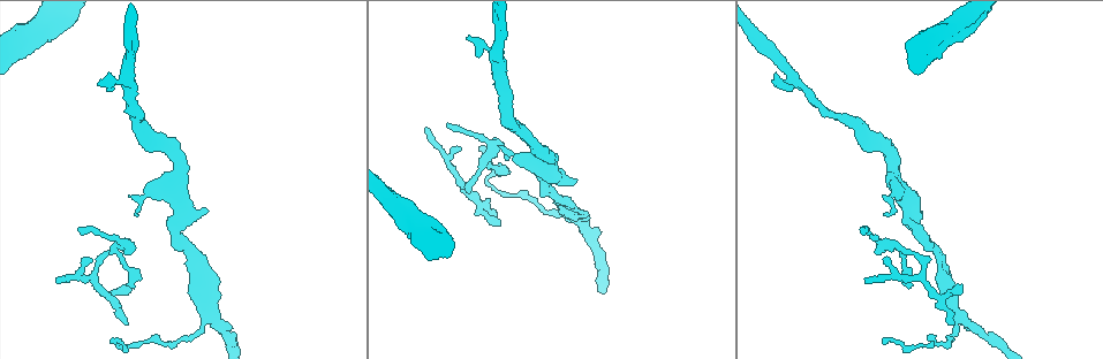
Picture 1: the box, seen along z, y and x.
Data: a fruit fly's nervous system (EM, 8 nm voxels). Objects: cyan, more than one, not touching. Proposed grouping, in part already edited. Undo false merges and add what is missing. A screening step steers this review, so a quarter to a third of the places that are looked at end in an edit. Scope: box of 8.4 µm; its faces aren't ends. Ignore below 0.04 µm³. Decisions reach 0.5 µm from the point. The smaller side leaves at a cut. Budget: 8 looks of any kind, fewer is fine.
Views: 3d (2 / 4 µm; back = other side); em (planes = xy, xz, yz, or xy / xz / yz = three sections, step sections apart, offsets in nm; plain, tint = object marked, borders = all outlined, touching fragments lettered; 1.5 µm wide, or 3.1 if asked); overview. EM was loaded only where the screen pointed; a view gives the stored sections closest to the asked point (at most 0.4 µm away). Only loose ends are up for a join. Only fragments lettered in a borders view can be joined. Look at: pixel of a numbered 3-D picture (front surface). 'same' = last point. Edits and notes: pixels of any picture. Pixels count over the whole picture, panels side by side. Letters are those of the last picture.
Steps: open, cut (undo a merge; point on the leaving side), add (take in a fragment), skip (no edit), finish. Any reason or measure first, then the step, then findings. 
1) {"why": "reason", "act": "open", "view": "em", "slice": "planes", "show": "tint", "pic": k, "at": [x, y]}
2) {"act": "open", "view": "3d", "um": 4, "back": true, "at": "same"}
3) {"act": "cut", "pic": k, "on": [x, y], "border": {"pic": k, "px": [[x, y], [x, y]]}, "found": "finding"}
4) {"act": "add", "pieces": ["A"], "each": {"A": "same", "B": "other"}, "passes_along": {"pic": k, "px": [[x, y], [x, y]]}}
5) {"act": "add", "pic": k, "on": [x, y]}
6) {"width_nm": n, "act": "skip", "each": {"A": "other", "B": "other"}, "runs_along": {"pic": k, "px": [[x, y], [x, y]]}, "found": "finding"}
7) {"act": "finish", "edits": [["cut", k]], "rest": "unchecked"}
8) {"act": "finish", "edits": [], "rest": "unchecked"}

{"why": "tapers out", "act": "open", "view": "em", "slice": "planes", "show": "borders", "pic": 1, "at": [131, 290]}

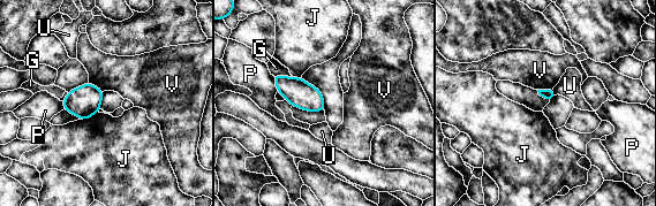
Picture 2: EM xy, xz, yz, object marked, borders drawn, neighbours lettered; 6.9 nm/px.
{"longest_contact_nm": ["G", 150], "act": "skip", "each": {"G": "other", "J": "other", "P": "other", "U": "other", "V": "other"}, "found": "none of them fits"}

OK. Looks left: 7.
{"why": "free end", "act": "open", "view": "3d", "um": 4, "back": true, "pic": 1, "at": [80, 230]}

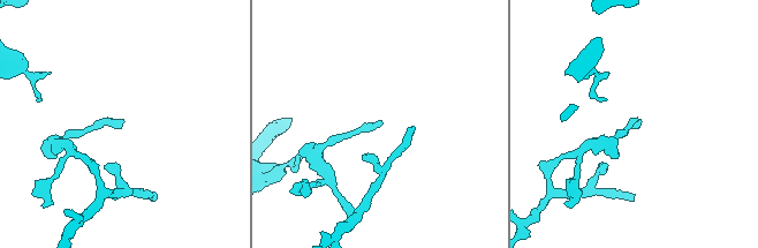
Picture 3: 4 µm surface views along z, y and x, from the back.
{"act": "open", "view": "em", "slice": "planes", "show": "borders", "pic": 3, "at": [379, 123]}

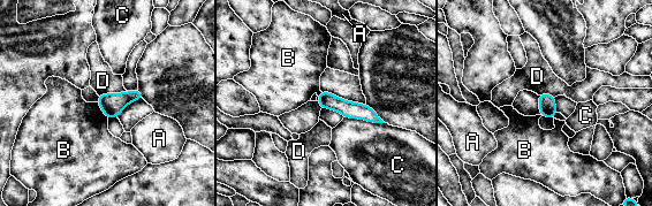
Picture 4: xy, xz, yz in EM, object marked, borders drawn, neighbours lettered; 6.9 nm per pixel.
{"act": "skip", "each": {"A": "other", "B": "other", "C": "other", "D": "other"}, "border": {"pic": 4, "px": [[97, 101], [107, 119]]}, "found": "none of them fits"}

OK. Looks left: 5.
{"why": "an open end", "act": "open", "view": "3d", "um": 2, "pic": 1, "at": [775, 85]}

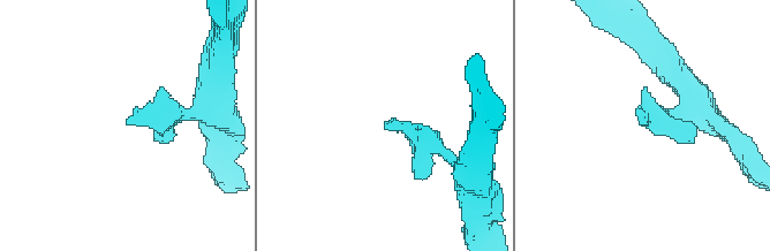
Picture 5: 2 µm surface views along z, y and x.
{"why": "need the tissue", "act": "open", "view": "em", "slice": "planes", "show": "tint", "pic": 5, "at": [390, 120]}

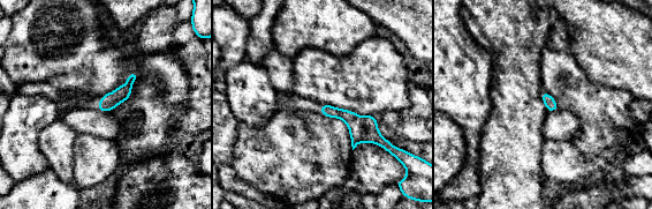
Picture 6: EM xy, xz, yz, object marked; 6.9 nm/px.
{"act": "open", "view": "em", "slice": "planes", "show": "borders", "at": "same"}

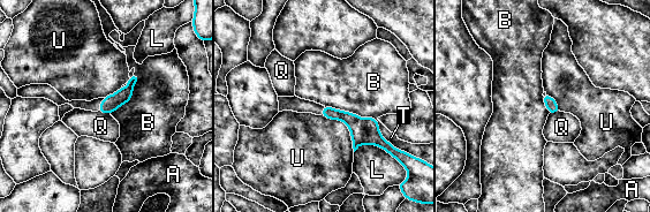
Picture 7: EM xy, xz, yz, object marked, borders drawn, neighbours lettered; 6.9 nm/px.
{"width_nm": 80, "act": "skip", "each": {"A": "other", "B": "other", "L": "other", "Q": "other", "T": "other", "U": "other"}, "border": {"pic": 7, "px": [[324, 105], [377, 119]]}, "found": "none of them fits"}

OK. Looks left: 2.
{"act": "finish", "edits": [], "rest": "unchecked"}

